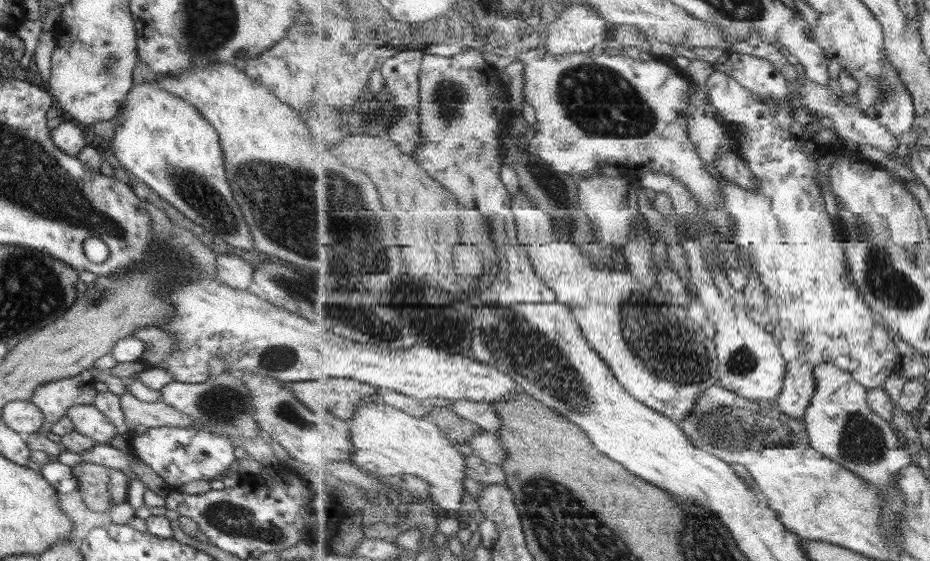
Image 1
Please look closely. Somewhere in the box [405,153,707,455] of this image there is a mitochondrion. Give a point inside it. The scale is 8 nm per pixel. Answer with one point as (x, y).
(520, 347)

